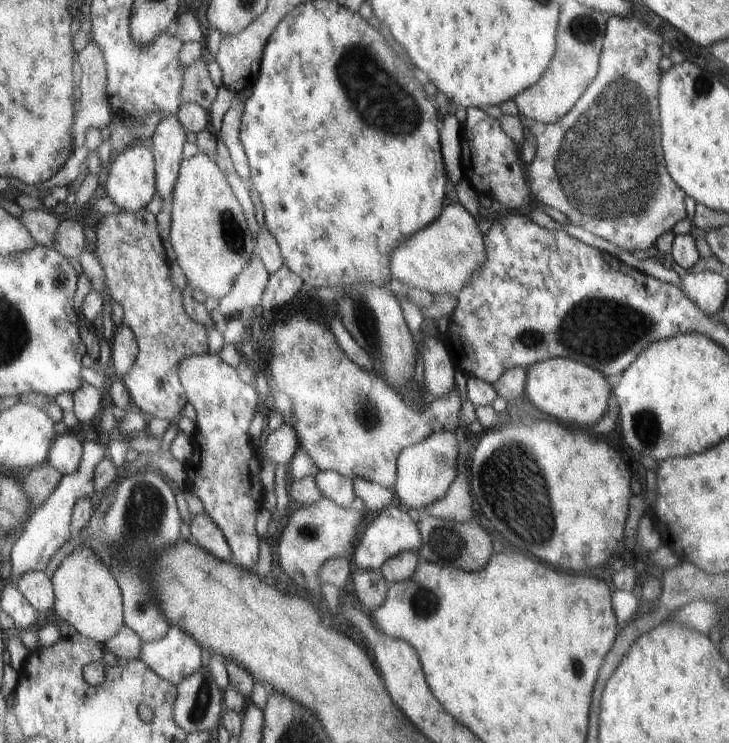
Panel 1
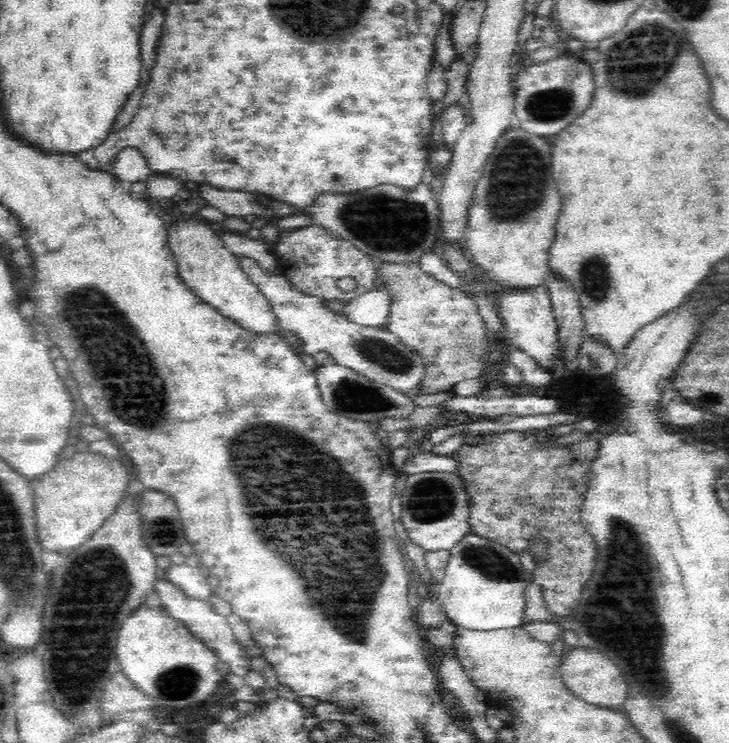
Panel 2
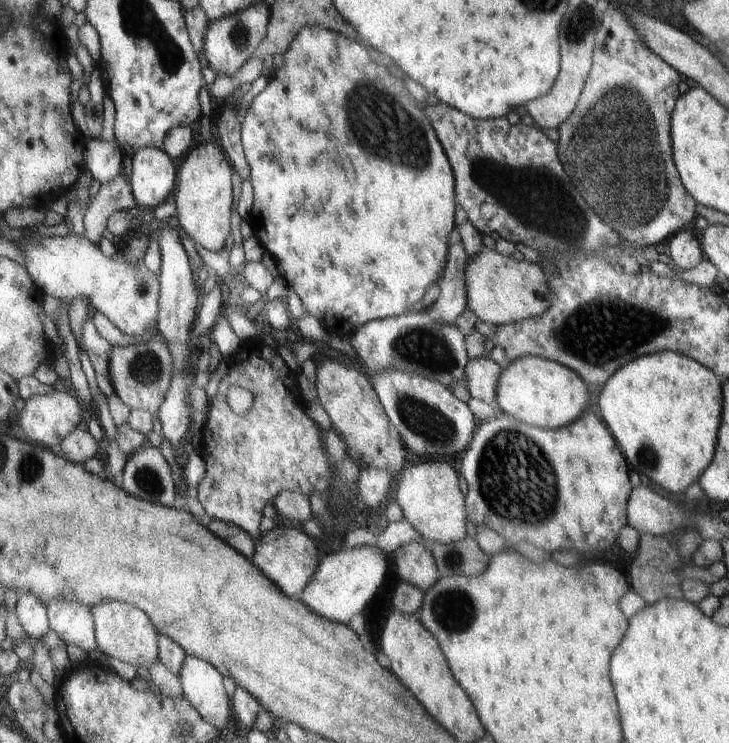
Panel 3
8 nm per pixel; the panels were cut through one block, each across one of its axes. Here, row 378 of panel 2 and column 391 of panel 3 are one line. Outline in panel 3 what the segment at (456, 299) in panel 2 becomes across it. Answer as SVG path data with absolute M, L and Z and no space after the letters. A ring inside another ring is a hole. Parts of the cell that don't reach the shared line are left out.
M326 360L318 364L316 388L319 401L327 412L335 428L343 435L349 445L351 460L365 466L378 466L389 469L394 478L401 474L405 462L406 446L391 422L384 404L372 385L369 376L359 372L355 367L347 368L335 360Z

